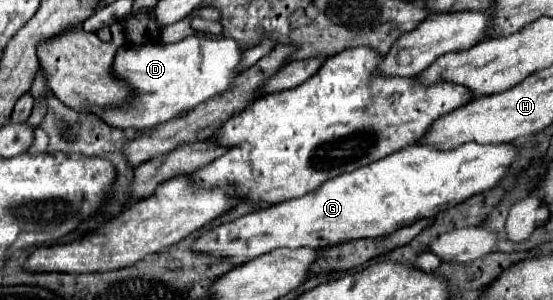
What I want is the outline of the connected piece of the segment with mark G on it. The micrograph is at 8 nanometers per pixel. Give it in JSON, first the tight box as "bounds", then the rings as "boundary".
{"bounds":[190,143,518,265],"boundary":[[[464,143],[452,151],[438,151],[428,145],[408,145],[382,161],[324,181],[320,189],[310,191],[304,197],[270,205],[230,223],[222,223],[202,233],[190,249],[194,253],[226,257],[234,265],[242,265],[280,247],[326,249],[354,239],[384,237],[386,233],[394,233],[394,229],[412,225],[418,219],[436,217],[440,211],[446,211],[468,197],[492,189],[506,175],[516,155],[518,149],[512,143]]]}

